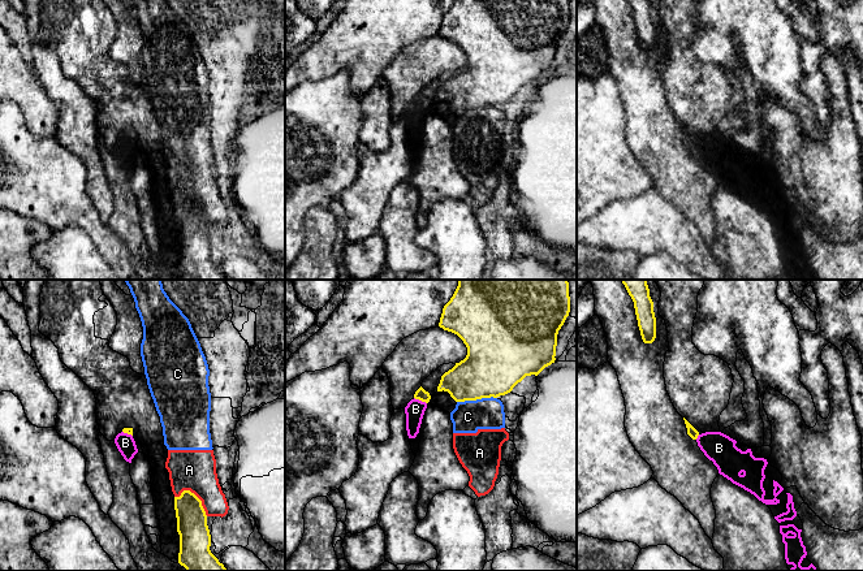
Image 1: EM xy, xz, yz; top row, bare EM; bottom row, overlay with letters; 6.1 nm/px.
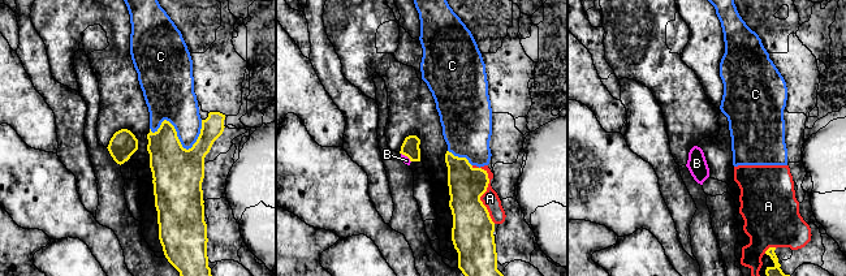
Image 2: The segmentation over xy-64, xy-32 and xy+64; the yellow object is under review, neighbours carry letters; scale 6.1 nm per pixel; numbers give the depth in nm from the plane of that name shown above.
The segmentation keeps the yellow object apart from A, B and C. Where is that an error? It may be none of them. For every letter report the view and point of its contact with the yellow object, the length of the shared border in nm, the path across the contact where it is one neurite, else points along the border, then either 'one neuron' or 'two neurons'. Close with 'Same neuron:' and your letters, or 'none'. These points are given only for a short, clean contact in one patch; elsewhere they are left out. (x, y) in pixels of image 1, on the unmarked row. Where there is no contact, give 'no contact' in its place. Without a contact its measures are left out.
A: contact xy (195, 204); length 240 nm; two neurons
B: contact xz (421, 108); length 90 nm; way xz (421, 103), (421, 108), (415, 117); one neuron
C: contact xz (477, 107); length 260 nm; two neurons
Same neuron: B

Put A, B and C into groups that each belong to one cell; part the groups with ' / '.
A C / B

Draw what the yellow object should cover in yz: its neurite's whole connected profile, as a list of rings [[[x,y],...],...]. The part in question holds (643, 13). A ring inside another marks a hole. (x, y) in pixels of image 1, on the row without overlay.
[[[627,0],[634,10],[638,35],[644,52],[652,52],[656,47],[656,26],[650,0]]]

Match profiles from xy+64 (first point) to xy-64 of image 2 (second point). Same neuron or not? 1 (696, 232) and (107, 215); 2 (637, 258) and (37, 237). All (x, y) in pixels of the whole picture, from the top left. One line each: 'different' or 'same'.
1: same
2: different

